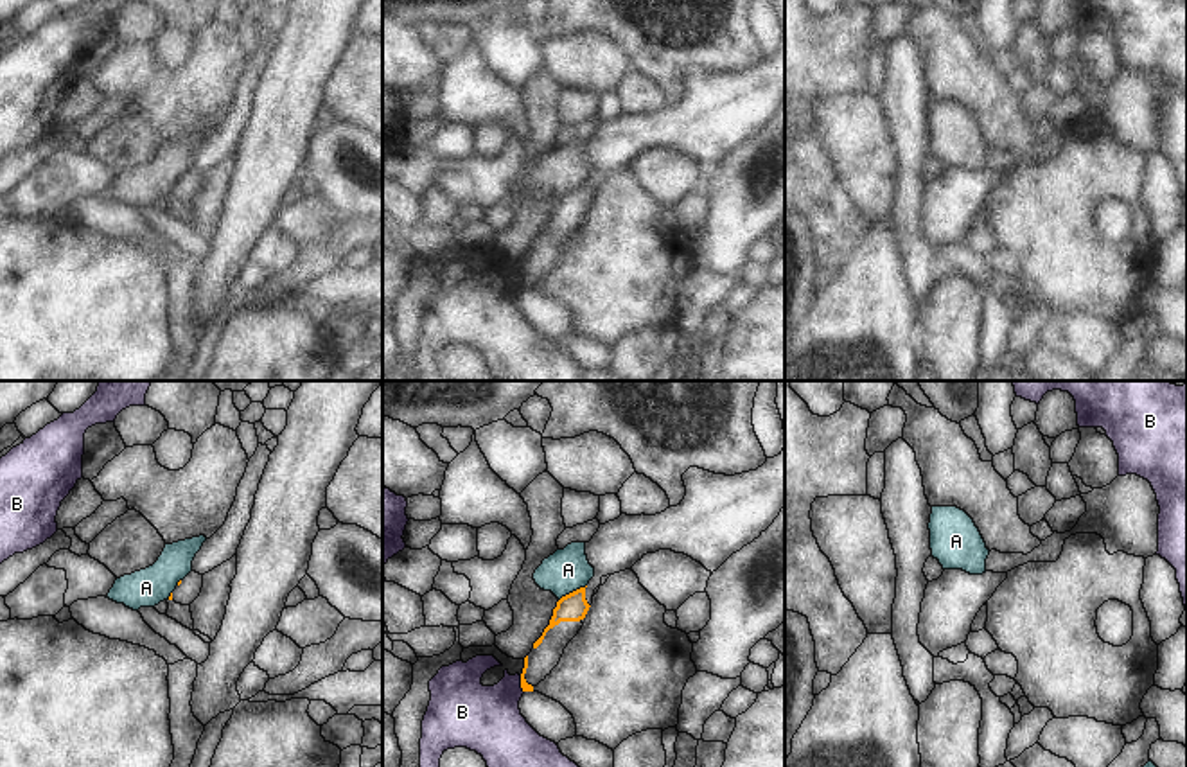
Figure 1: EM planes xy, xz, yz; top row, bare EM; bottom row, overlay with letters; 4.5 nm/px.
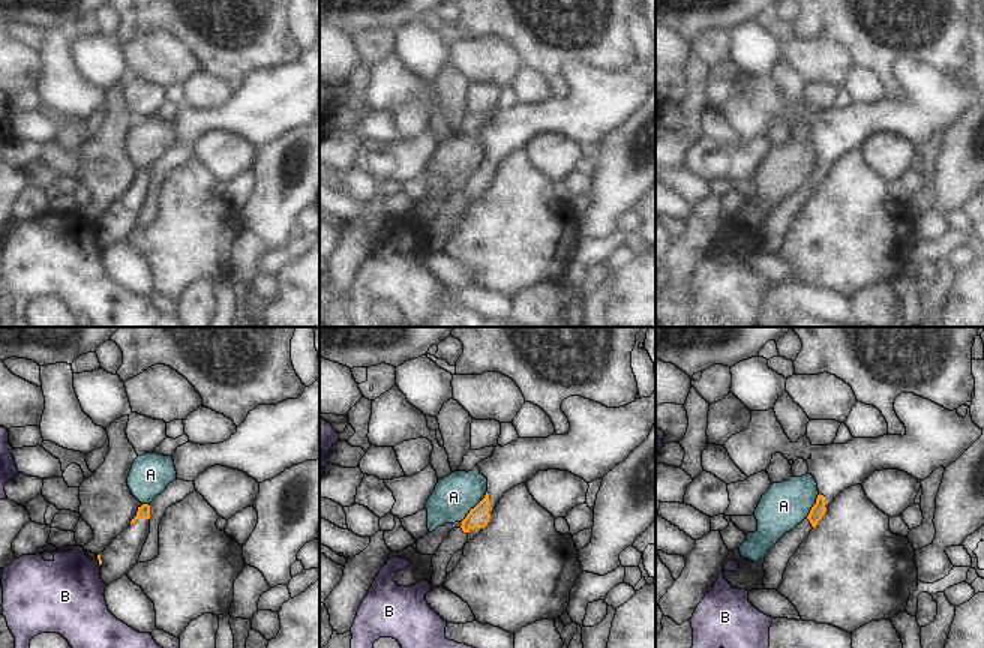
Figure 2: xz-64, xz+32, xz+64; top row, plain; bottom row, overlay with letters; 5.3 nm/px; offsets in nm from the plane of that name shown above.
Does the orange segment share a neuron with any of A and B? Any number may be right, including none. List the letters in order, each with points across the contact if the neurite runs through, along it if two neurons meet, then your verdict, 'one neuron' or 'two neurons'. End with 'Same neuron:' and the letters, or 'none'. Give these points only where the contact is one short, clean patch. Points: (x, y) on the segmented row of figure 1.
A: along xz (586, 584), (559, 600) | two neurons
B: along xz (519, 676), (523, 692) | two neurons
Same neuron: none

